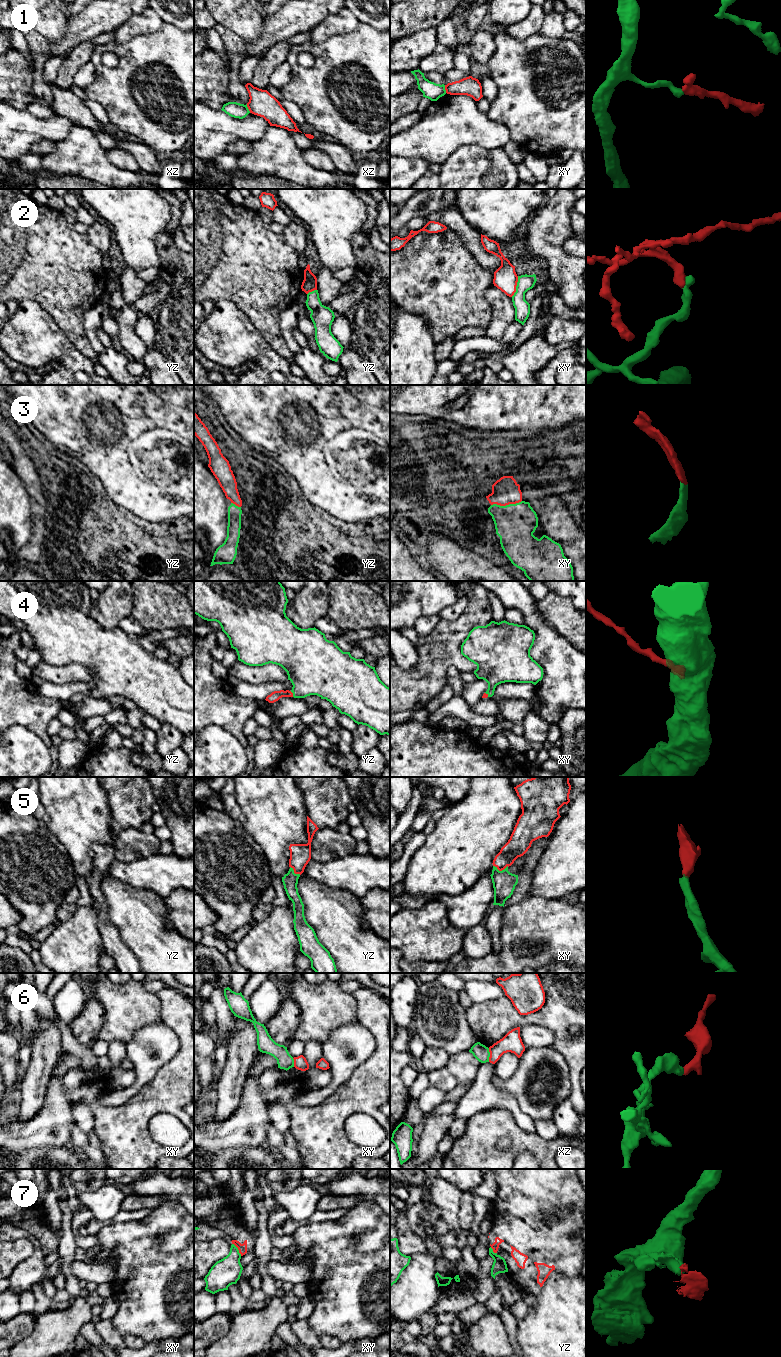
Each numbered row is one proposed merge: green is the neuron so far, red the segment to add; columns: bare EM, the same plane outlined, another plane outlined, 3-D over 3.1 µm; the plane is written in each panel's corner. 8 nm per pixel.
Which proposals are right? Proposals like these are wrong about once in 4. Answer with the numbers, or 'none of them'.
3, 4, 5

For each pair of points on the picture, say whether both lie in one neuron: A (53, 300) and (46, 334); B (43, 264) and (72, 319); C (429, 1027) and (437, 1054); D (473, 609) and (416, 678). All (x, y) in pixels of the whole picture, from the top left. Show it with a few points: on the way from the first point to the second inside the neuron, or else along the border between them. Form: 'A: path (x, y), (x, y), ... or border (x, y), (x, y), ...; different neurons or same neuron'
A: border (33, 299), (49, 314), (64, 334); different neurons
B: path (57, 278), (66, 292), (66, 305); same neuron
C: border (427, 1046), (443, 1048), (450, 1055); different neurons
D: path (461, 626), (437, 651), (433, 661); same neuron

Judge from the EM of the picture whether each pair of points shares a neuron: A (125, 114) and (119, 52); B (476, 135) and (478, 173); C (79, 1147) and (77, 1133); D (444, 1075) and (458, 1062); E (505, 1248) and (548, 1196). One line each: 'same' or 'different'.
A: same
B: different
C: same
D: different
E: same

